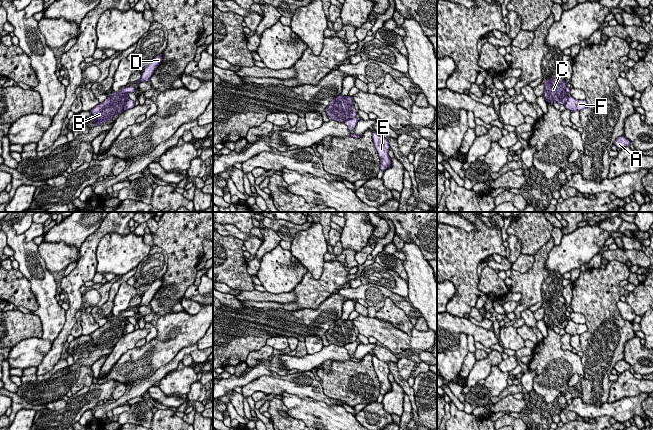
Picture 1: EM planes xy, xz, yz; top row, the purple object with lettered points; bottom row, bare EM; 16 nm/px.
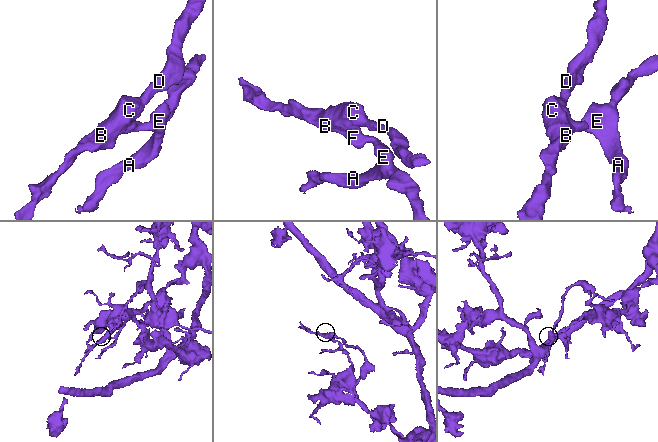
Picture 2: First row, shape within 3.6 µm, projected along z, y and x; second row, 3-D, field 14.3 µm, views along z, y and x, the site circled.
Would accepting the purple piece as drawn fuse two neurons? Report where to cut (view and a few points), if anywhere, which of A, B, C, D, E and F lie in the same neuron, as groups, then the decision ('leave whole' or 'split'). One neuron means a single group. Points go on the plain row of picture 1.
cut in xy along (125, 311), (119, 316), (120, 321); A E F / B C D; split

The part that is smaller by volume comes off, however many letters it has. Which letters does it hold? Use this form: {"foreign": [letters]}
{"foreign": ["B", "C", "D"]}

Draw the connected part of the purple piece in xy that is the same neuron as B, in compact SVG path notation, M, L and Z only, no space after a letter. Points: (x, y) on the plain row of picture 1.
M125 310L121 311L118 316L113 315L105 325L99 327L91 334L91 346L93 346L95 349L107 347L113 343L116 338L123 336L125 327L130 323L128 317L124 318L122 321L119 320L119 316L124 312Z

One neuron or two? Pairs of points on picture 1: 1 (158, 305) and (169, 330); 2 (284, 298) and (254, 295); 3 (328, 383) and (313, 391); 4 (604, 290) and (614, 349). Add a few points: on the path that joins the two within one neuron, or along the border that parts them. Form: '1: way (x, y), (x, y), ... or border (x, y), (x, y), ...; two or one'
1: border (182, 310), (176, 313), (167, 313), (161, 317); two
2: way (277, 297), (261, 296); one
3: border (320, 384), (325, 394), (340, 400); two
4: way (604, 305), (606, 334); one

